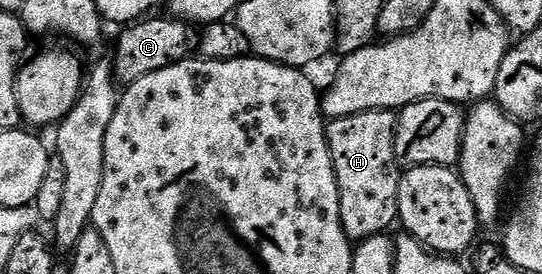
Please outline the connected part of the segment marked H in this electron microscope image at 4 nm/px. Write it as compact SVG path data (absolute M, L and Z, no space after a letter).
M371 110L370 112L362 112L354 116L342 116L341 118L331 119L327 123L328 131L328 147L330 148L330 156L334 164L334 176L338 180L338 204L340 205L340 223L346 232L349 242L359 244L365 242L368 238L373 238L379 234L388 234L391 226L397 225L400 209L398 208L398 188L400 187L400 175L402 173L401 163L396 161L396 119L397 115L391 110Z

